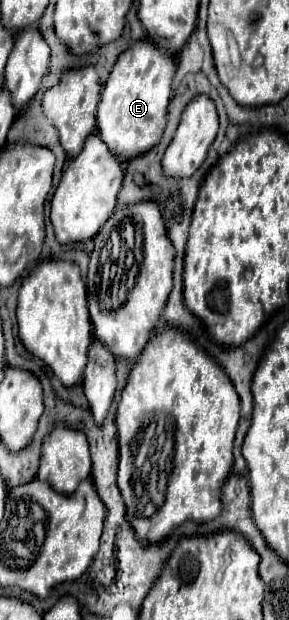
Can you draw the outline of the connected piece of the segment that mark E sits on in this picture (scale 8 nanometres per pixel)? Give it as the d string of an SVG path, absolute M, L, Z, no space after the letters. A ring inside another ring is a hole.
M150 40L134 42L126 52L122 52L104 84L102 100L98 104L96 126L102 142L108 150L122 160L134 158L134 154L144 154L158 142L162 130L166 128L166 112L172 96L172 80L176 72L176 58L164 54Z

